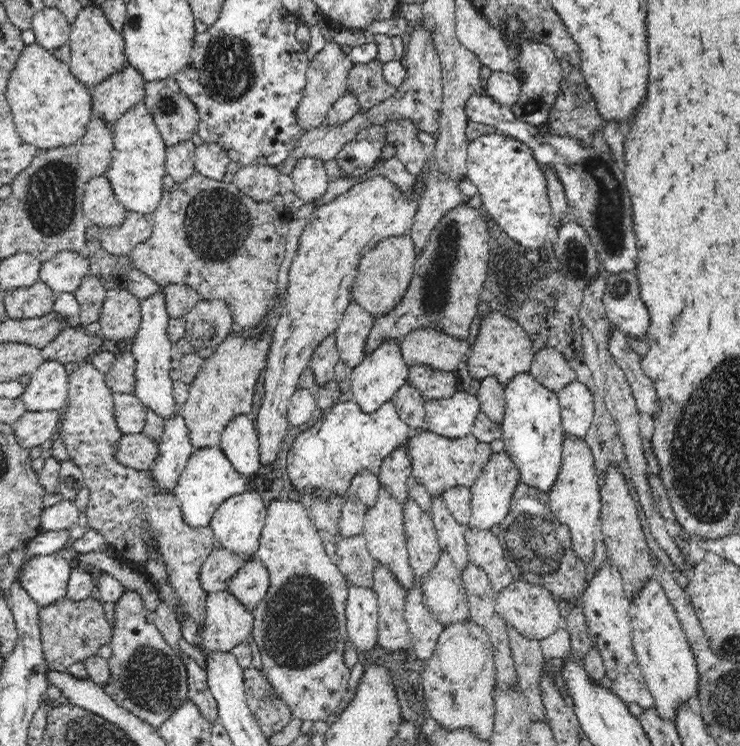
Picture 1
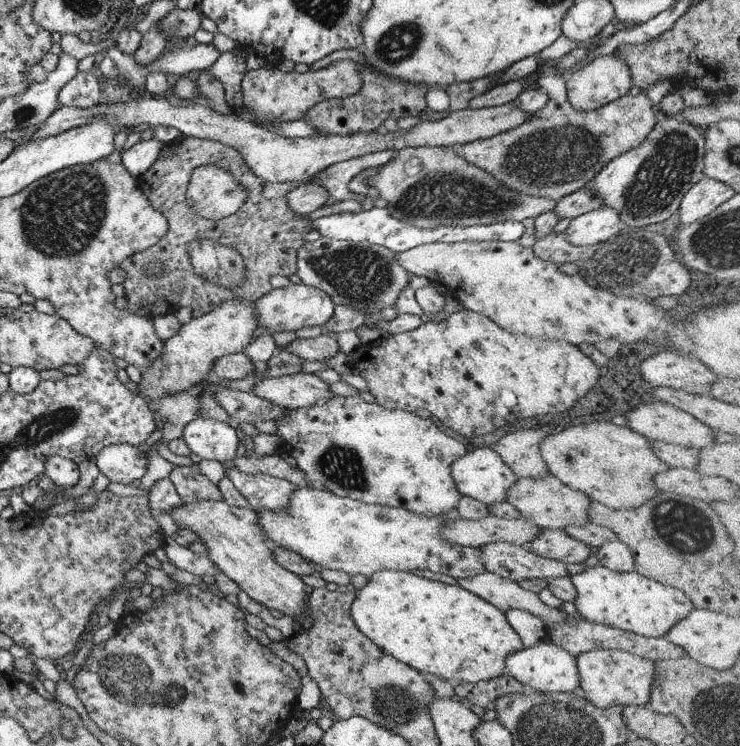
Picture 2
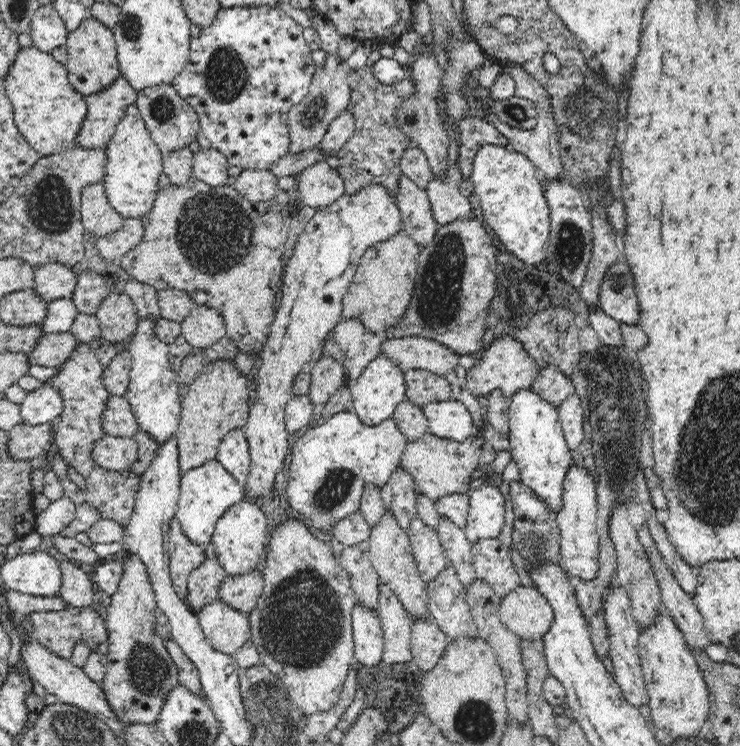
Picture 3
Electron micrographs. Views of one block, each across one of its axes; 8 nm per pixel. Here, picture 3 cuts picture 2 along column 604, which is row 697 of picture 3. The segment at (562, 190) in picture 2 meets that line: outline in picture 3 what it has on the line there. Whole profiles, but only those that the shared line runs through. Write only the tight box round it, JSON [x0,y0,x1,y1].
[101,553,180,724]

